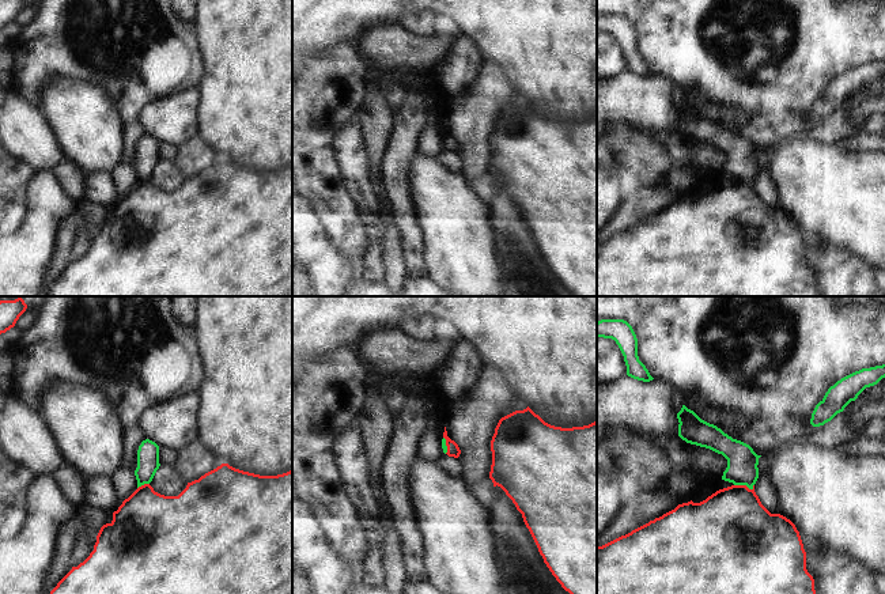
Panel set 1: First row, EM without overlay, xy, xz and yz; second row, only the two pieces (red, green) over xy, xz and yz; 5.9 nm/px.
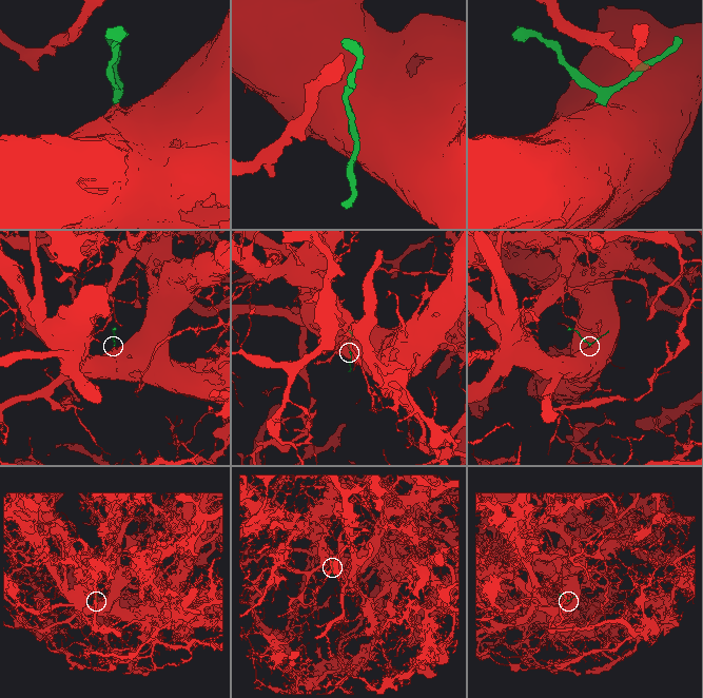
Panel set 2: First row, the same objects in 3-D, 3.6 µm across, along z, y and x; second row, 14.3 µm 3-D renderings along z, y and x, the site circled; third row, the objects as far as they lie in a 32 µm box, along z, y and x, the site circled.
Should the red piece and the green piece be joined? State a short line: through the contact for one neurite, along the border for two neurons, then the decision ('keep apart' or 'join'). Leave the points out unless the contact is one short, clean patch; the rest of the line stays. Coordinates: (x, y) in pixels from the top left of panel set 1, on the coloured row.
line yz (732, 525), (744, 485), (742, 461); join

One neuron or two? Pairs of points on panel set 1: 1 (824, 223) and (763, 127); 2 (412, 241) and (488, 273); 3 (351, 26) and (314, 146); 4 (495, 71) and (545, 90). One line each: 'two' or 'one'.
1: two
2: two
3: two
4: two

